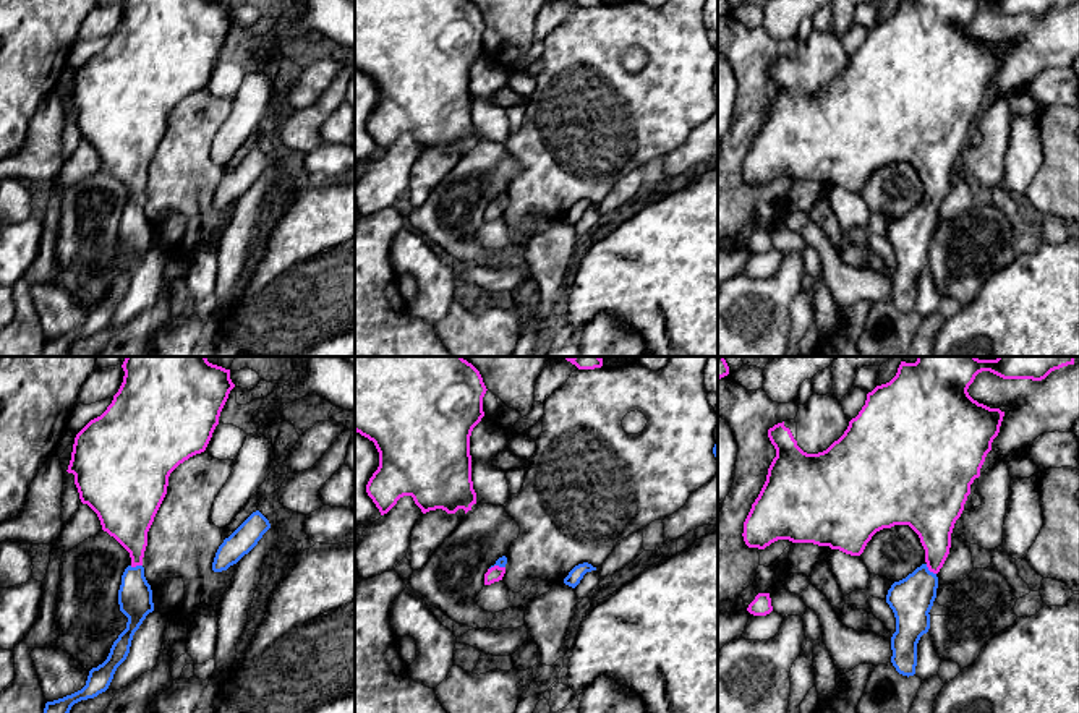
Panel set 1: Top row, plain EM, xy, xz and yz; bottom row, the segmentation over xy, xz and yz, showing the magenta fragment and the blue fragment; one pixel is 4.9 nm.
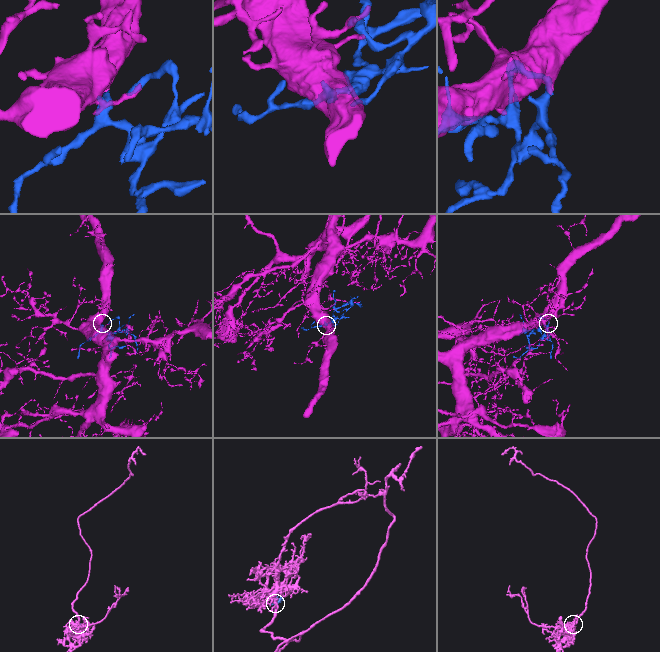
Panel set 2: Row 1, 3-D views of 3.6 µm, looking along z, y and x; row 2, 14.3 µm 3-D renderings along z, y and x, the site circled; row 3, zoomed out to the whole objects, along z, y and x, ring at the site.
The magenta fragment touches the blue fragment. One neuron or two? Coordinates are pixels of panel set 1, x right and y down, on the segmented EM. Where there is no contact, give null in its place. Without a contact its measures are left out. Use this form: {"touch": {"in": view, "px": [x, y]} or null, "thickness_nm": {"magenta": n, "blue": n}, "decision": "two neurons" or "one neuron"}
{"touch": {"in": "yz", "px": [930, 571]}, "thickness_nm": {"magenta": 200, "blue": 220}, "decision": "one neuron"}

